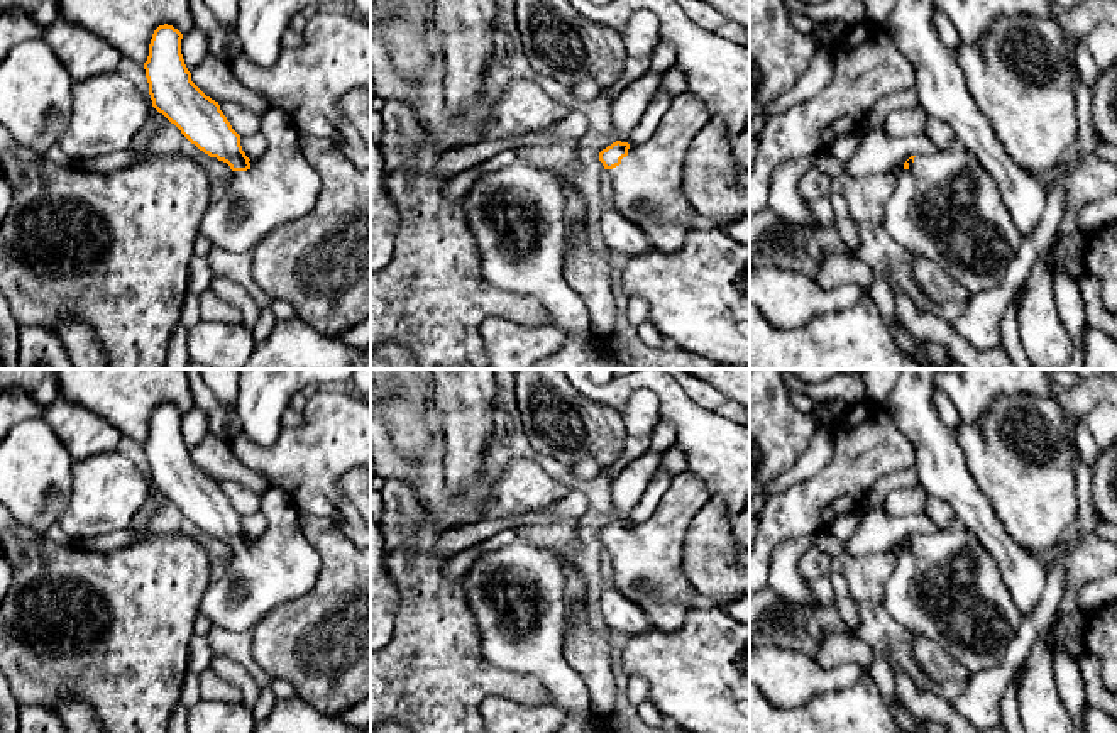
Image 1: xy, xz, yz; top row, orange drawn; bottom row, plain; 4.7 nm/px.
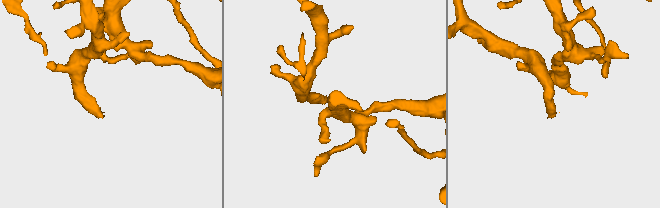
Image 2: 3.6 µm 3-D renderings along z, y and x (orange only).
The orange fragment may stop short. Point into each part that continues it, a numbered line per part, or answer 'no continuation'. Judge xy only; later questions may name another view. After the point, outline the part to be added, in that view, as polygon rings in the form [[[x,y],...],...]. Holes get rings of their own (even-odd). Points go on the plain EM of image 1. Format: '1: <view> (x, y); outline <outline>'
1: xy (281, 564); outline [[[271,486],[261,496],[261,513],[267,520],[266,532],[250,538],[247,550],[234,550],[227,574],[218,581],[210,581],[198,606],[198,615],[223,630],[250,631],[276,606],[310,592],[322,567],[322,557],[305,538],[300,511],[286,493]]]

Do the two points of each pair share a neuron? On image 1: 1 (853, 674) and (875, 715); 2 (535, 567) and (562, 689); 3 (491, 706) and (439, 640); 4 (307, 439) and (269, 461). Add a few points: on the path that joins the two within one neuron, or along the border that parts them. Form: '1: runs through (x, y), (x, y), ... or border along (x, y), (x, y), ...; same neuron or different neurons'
1: border along (867, 672), (853, 683), (819, 693); different neurons
2: runs through (549, 598), (552, 601), (550, 659); same neuron
3: border along (523, 706), (501, 696), (486, 696), (479, 715); different neurons
4: runs through (298, 447), (285, 461), (278, 461); same neuron

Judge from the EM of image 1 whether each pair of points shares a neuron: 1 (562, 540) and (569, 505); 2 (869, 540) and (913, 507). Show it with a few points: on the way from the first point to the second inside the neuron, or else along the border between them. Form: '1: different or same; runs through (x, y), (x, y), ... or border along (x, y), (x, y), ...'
1: different; border along (577, 518), (542, 518), (527, 525)
2: different; border along (882, 507), (896, 517), (924, 512)

